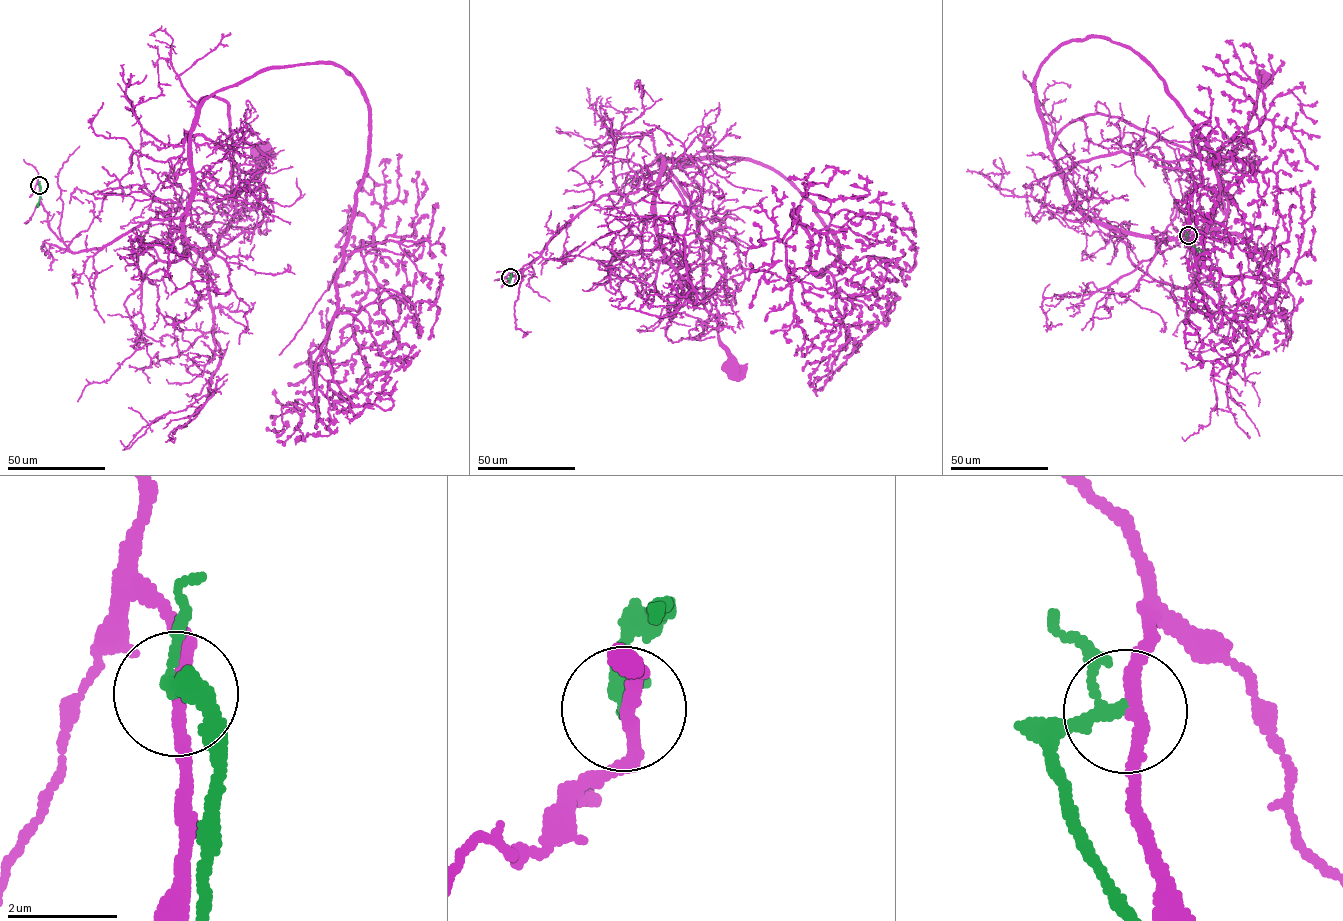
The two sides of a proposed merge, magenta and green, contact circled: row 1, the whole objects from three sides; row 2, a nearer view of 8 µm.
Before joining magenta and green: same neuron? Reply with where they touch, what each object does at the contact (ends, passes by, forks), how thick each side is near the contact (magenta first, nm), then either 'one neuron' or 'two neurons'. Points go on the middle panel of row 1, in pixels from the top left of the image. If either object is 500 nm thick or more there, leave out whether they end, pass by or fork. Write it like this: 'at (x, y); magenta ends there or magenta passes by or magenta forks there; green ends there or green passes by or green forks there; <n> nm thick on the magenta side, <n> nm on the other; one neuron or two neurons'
at (510, 277); magenta passes by; green passes by; 220 nm thick on the magenta side, 180 nm on the other; two neurons

